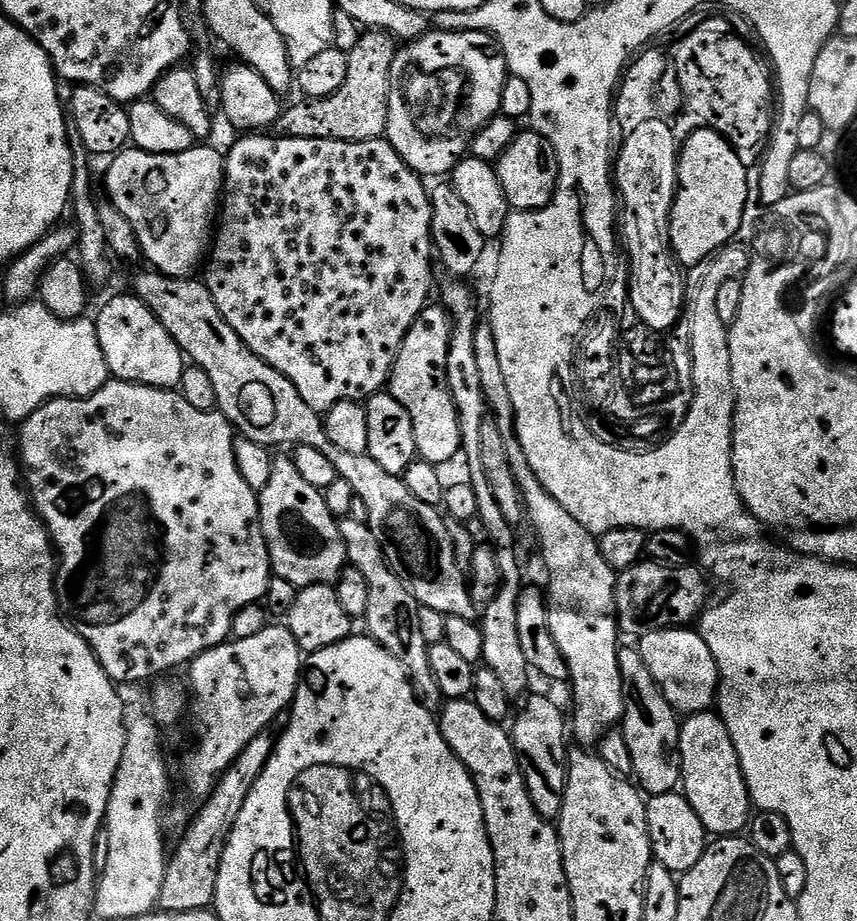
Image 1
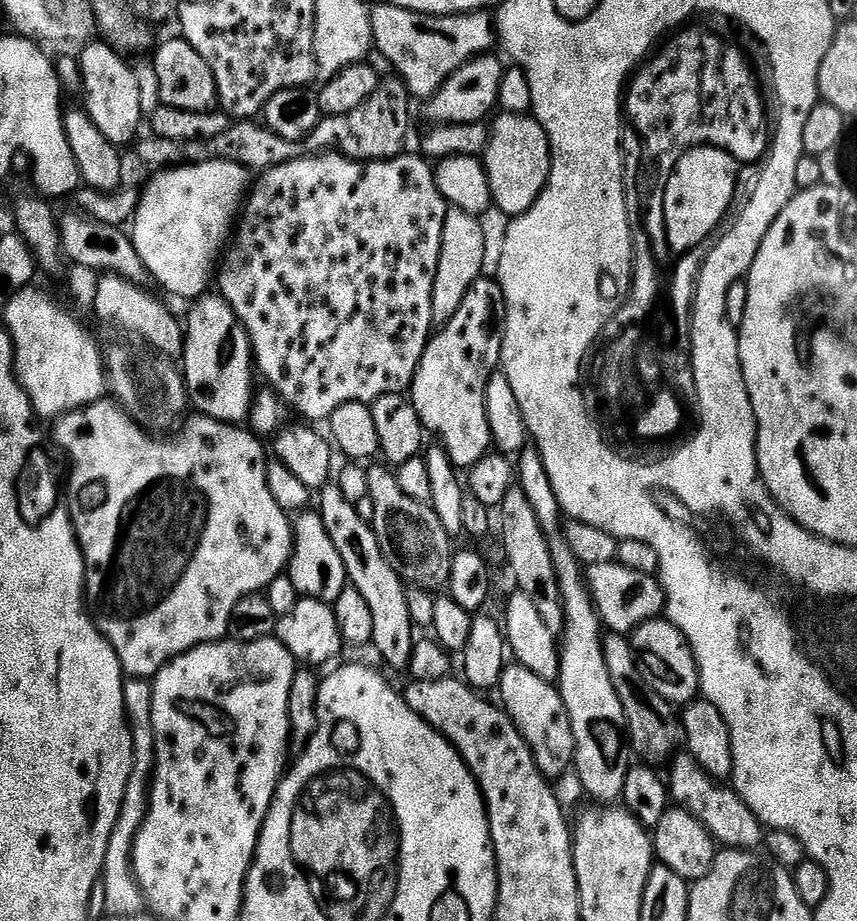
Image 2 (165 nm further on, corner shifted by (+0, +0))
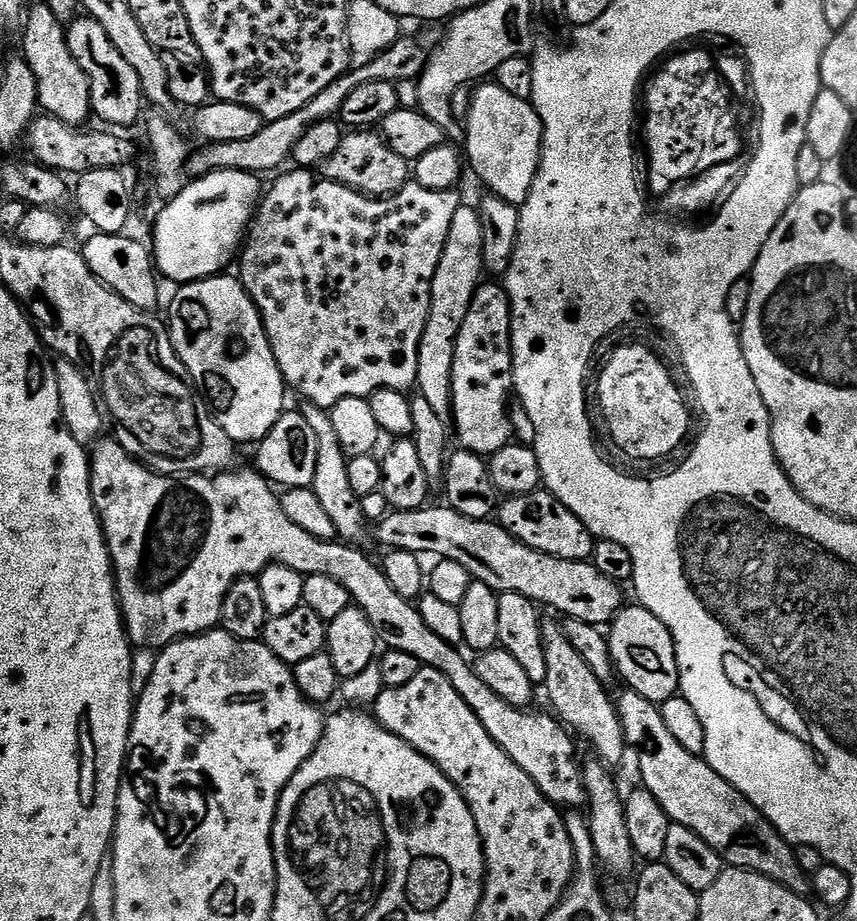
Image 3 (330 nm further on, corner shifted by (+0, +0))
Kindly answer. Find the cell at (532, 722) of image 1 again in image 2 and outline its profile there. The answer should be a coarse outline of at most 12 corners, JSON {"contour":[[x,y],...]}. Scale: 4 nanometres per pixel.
{"contour":[[512,662],[498,695],[541,774],[574,764],[559,687]]}

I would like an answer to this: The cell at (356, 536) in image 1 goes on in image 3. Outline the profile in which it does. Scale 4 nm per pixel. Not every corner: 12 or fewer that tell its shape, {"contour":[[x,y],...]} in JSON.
{"contour":[[305,403],[318,438],[311,489],[336,535],[353,546],[364,525],[361,497],[346,474],[349,457],[325,409]]}

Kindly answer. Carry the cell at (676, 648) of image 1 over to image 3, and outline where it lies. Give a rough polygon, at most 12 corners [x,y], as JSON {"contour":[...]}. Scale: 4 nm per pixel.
{"contour":[[621,608],[607,633],[619,679],[658,706],[680,691],[672,635]]}

